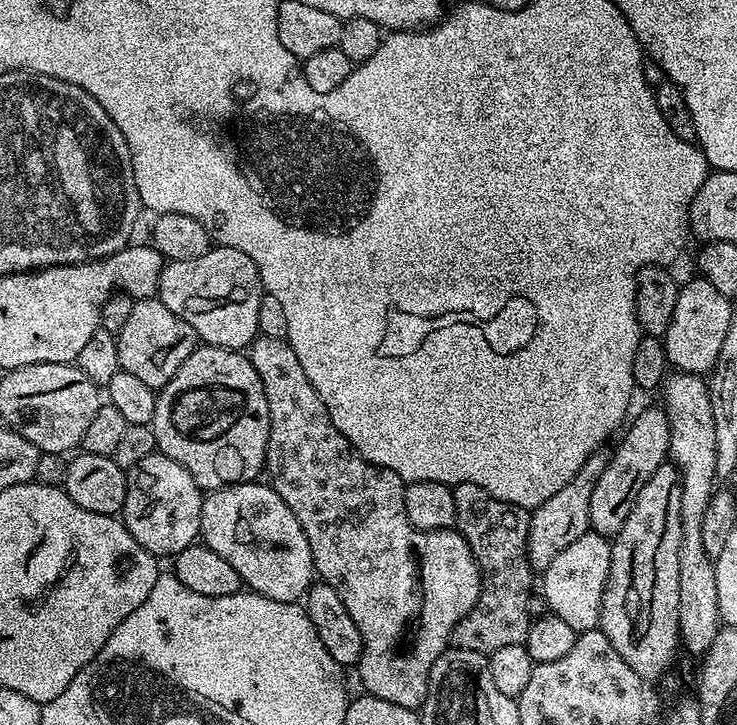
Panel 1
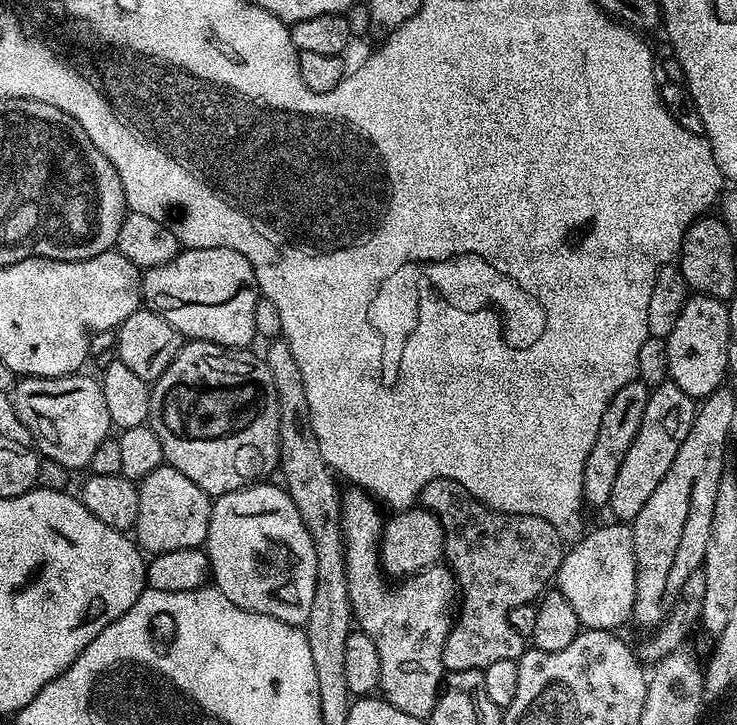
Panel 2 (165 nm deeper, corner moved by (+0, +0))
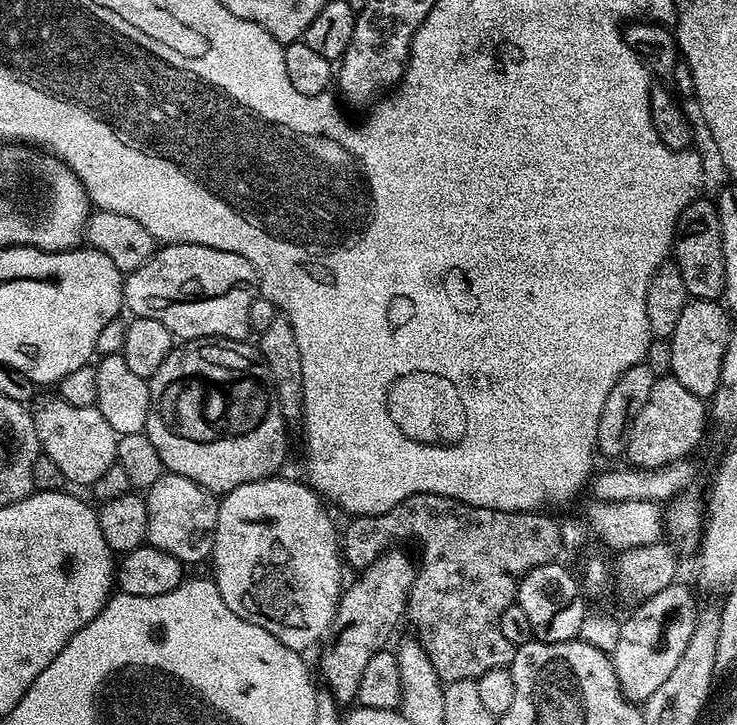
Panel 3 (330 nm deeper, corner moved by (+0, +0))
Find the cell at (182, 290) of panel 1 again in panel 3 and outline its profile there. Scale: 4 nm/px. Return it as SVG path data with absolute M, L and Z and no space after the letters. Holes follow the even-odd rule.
M164 244L138 270L124 277L124 308L133 317L154 318L181 341L223 338L244 340L250 332L250 302L258 295L256 267L238 254L197 244Z

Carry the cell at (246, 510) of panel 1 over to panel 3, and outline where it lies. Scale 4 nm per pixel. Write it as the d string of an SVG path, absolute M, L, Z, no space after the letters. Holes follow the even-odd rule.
M269 478L258 482L250 482L246 486L238 486L234 490L223 493L222 499L219 501L218 526L214 534L210 565L212 564L213 570L216 571L214 579L218 590L222 594L222 602L226 602L226 606L230 606L230 610L234 610L234 614L238 614L238 618L242 618L251 624L262 626L262 630L274 634L274 638L278 638L278 642L282 642L282 646L304 654L307 653L306 650L311 644L318 643L317 645L319 645L327 637L332 626L332 619L336 616L336 608L340 605L342 595L342 583L340 584L342 544L338 539L338 528L336 532L331 518L328 517L327 510L324 509L325 501L307 483L304 483L304 485L299 484L296 480L280 479Z

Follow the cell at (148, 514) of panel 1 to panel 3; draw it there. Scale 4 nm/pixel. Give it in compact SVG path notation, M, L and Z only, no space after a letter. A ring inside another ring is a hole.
M165 474L154 482L152 488L147 489L146 499L148 502L148 539L147 543L151 547L162 550L166 554L174 554L186 566L200 564L209 559L214 546L214 534L218 526L218 510L220 505L217 497L213 493L206 491L202 486L190 482L190 478L182 478Z

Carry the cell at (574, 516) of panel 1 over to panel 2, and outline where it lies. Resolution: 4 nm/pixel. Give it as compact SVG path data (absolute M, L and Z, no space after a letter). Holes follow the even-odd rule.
M637 378L610 398L610 406L606 406L606 414L602 414L602 426L598 426L598 438L590 450L590 458L586 458L586 470L582 474L584 499L589 505L607 505L610 490L614 490L614 478L618 478L618 466L622 466L622 458L626 458L626 450L630 450L634 434L638 434L638 426L642 426L649 391L647 385Z

